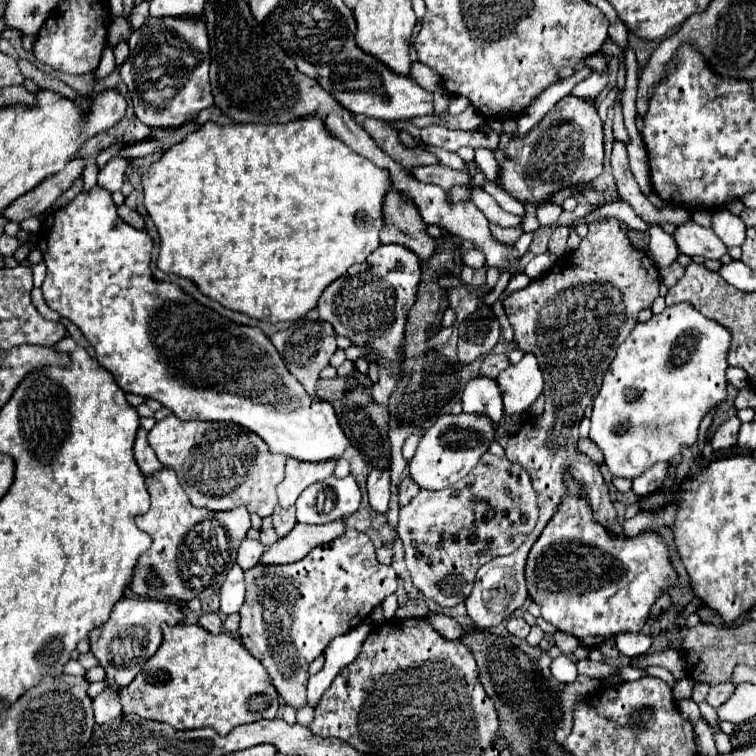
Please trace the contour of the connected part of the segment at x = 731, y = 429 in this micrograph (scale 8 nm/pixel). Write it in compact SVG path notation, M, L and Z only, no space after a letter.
M739 417L727 419L727 421L717 429L717 433L713 435L711 447L713 447L715 451L729 451L729 449L735 449L735 447L737 447L737 433L739 433L739 427L741 427Z

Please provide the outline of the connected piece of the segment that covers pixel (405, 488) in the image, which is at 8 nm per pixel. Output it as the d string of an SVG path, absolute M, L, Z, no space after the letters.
M407 475L407 477L401 481L401 485L399 485L399 505L409 503L411 497L417 495L417 491L419 491L419 485L415 485L415 481Z

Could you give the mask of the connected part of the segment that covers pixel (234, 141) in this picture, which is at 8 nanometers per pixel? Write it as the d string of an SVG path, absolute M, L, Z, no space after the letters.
M319 117L297 119L293 123L273 123L273 125L217 125L207 121L197 131L185 135L183 141L169 147L163 157L153 163L147 173L143 173L143 191L145 191L145 209L151 215L159 235L161 235L161 251L157 259L157 267L165 273L175 273L181 277L191 279L203 295L219 301L223 307L247 313L249 317L261 321L293 321L309 313L317 307L321 293L331 285L335 279L343 277L345 271L355 265L363 263L381 243L379 231L383 229L383 199L391 187L391 175L387 169L379 169L365 157L353 153L343 141L333 137Z

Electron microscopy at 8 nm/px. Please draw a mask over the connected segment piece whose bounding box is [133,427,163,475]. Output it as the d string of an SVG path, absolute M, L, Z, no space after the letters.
M141 427L137 431L137 439L135 439L133 451L135 451L135 461L137 461L137 465L139 465L143 475L149 475L149 473L153 473L153 471L163 467L161 461L157 459L157 455L153 453L153 449L147 443L147 431L141 429Z

